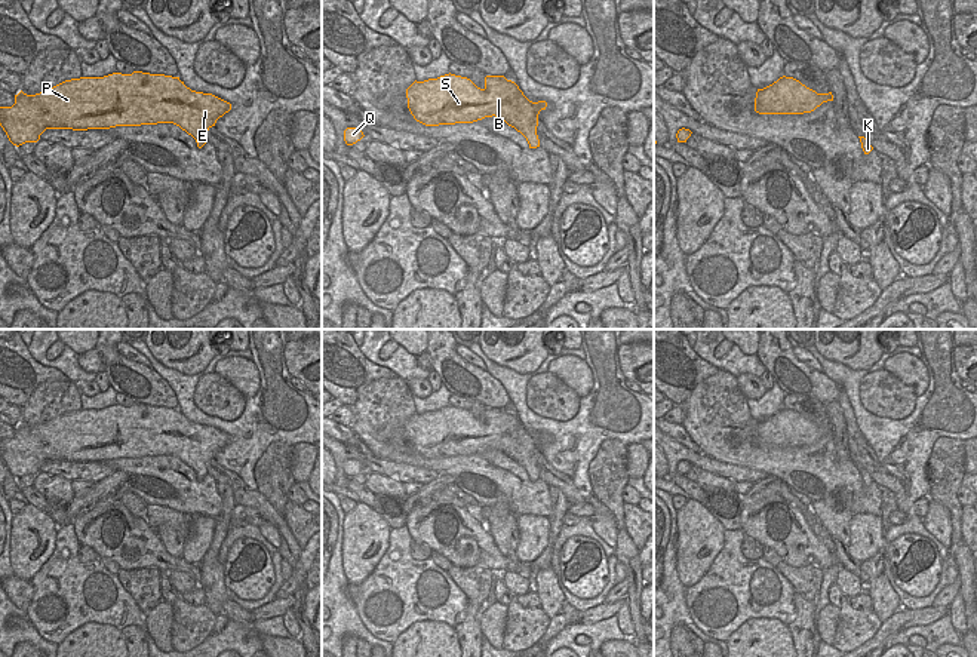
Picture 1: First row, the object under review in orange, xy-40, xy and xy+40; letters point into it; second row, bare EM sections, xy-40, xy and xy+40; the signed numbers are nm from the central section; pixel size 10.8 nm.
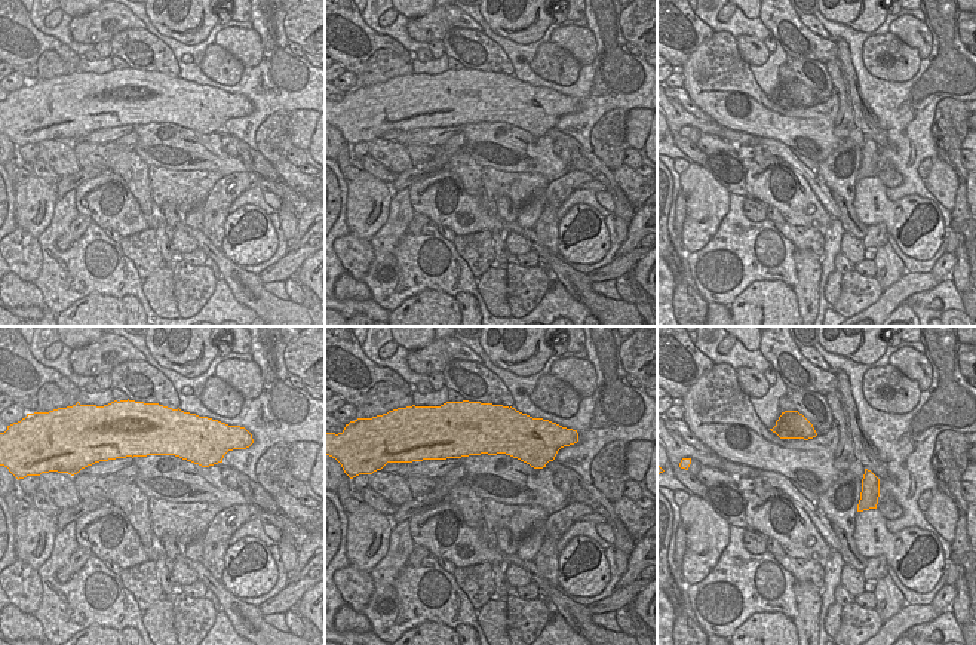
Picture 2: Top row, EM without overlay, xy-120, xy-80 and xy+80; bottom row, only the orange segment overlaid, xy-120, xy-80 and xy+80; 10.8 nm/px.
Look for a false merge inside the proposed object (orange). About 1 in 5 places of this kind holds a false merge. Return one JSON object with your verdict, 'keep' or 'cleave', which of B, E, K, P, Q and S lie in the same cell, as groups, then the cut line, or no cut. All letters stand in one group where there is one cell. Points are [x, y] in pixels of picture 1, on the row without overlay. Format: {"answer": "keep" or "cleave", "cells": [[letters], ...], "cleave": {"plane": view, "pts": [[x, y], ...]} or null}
{"answer": "keep", "cells": [["B", "E", "K", "P", "Q", "S"]], "cleave": null}

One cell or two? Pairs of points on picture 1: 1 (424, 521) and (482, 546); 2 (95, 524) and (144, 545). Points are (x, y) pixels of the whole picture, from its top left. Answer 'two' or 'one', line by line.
1: one
2: one

